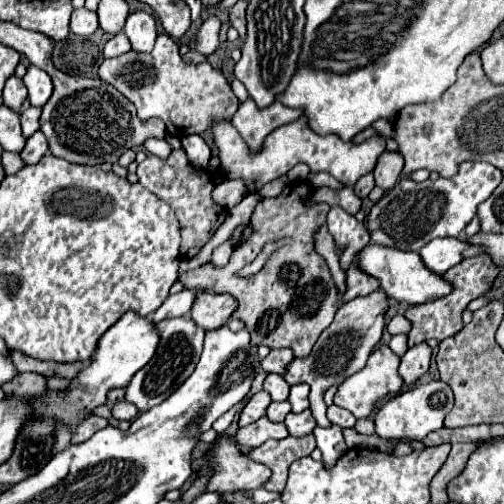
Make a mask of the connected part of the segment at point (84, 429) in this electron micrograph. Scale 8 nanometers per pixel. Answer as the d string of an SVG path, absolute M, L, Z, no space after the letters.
M89 416L85 422L81 422L81 426L75 430L73 438L71 438L71 444L79 444L79 442L85 442L87 438L91 438L97 430L105 428L109 422L101 416Z

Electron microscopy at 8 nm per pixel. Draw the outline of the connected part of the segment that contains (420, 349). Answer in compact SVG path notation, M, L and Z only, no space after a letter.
M423 342L405 352L399 364L399 376L407 386L411 386L415 380L419 380L427 370L431 362L431 348Z

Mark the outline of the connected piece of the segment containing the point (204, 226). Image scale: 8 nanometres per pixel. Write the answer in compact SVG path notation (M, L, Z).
M183 148L173 150L169 154L169 158L157 158L157 156L147 156L139 168L137 168L137 176L139 176L139 184L145 186L147 190L151 190L153 194L157 194L159 198L163 198L177 214L179 224L181 224L181 256L191 258L199 252L199 248L213 236L213 228L215 224L221 226L221 220L225 220L227 210L217 206L211 200L211 190L213 190L213 178L209 172L203 170L203 176L197 168L193 168L187 160L187 154Z

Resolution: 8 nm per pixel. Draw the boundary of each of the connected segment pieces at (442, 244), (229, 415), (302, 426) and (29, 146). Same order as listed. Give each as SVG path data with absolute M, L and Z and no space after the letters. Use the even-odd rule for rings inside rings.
M439 238L423 246L419 252L423 254L425 266L433 270L435 274L445 274L453 264L459 264L465 258L485 254L483 246L469 246L469 242L461 238Z
M231 408L231 410L229 410L229 412L225 412L221 418L217 418L217 420L215 420L215 424L213 424L213 430L215 430L217 434L223 434L223 432L227 430L227 426L231 424L231 420L233 420L235 412L237 412L237 408Z
M303 410L299 414L289 412L285 416L285 426L287 426L287 430L289 430L291 436L305 436L305 434L313 432L313 428L317 426L317 422L311 416L311 410Z
M35 132L35 134L31 134L29 138L27 138L27 142L25 142L25 148L21 150L21 160L25 162L25 164L37 164L39 162L39 158L43 158L45 154L47 154L47 140L45 140L45 136L41 134L41 132Z

